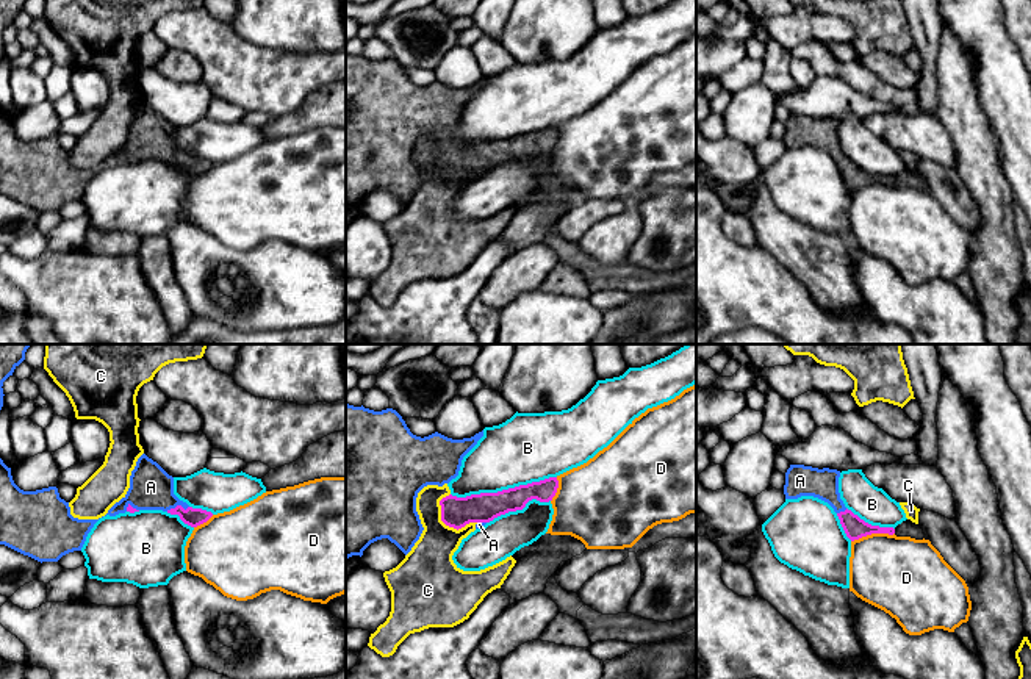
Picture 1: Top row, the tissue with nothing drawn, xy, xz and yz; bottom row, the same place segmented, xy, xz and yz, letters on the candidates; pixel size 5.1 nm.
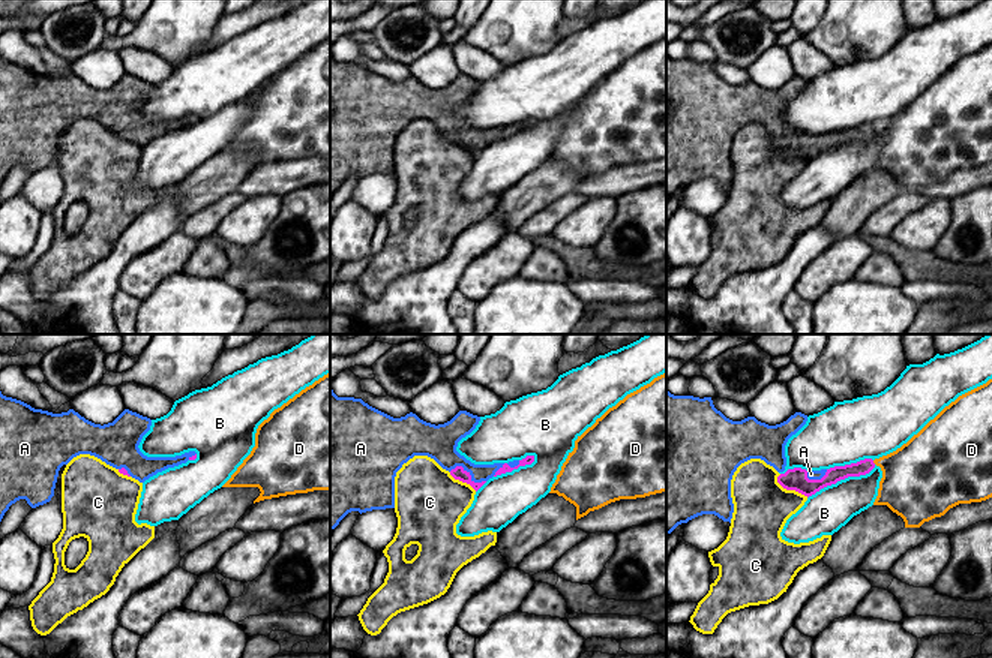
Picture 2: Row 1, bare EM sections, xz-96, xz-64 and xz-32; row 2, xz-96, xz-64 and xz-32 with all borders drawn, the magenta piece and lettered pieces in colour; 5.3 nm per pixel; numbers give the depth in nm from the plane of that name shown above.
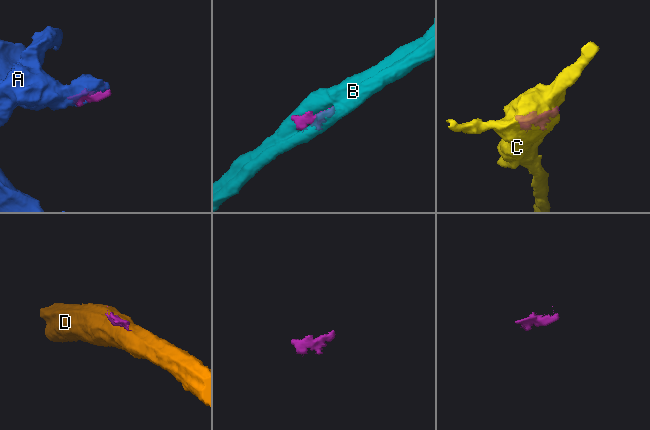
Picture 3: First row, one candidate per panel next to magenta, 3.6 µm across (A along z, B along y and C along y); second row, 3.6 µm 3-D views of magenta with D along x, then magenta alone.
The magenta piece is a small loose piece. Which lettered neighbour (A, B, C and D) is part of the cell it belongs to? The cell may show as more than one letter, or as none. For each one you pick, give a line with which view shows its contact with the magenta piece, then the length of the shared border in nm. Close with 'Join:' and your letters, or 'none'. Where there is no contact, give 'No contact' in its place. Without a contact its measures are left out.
A: Touches magenta in xy. Shared border 120 nm
Join: A

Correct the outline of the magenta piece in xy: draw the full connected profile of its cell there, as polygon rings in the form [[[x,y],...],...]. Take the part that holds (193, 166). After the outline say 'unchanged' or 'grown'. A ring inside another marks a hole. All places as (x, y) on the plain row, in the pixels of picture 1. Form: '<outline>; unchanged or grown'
[[[142,103],[130,125],[127,144],[116,152],[106,164],[135,163],[139,160],[163,160],[178,164],[180,169],[197,177],[207,172],[213,163],[192,158],[174,144],[174,127],[169,125],[156,111]]]; grown

